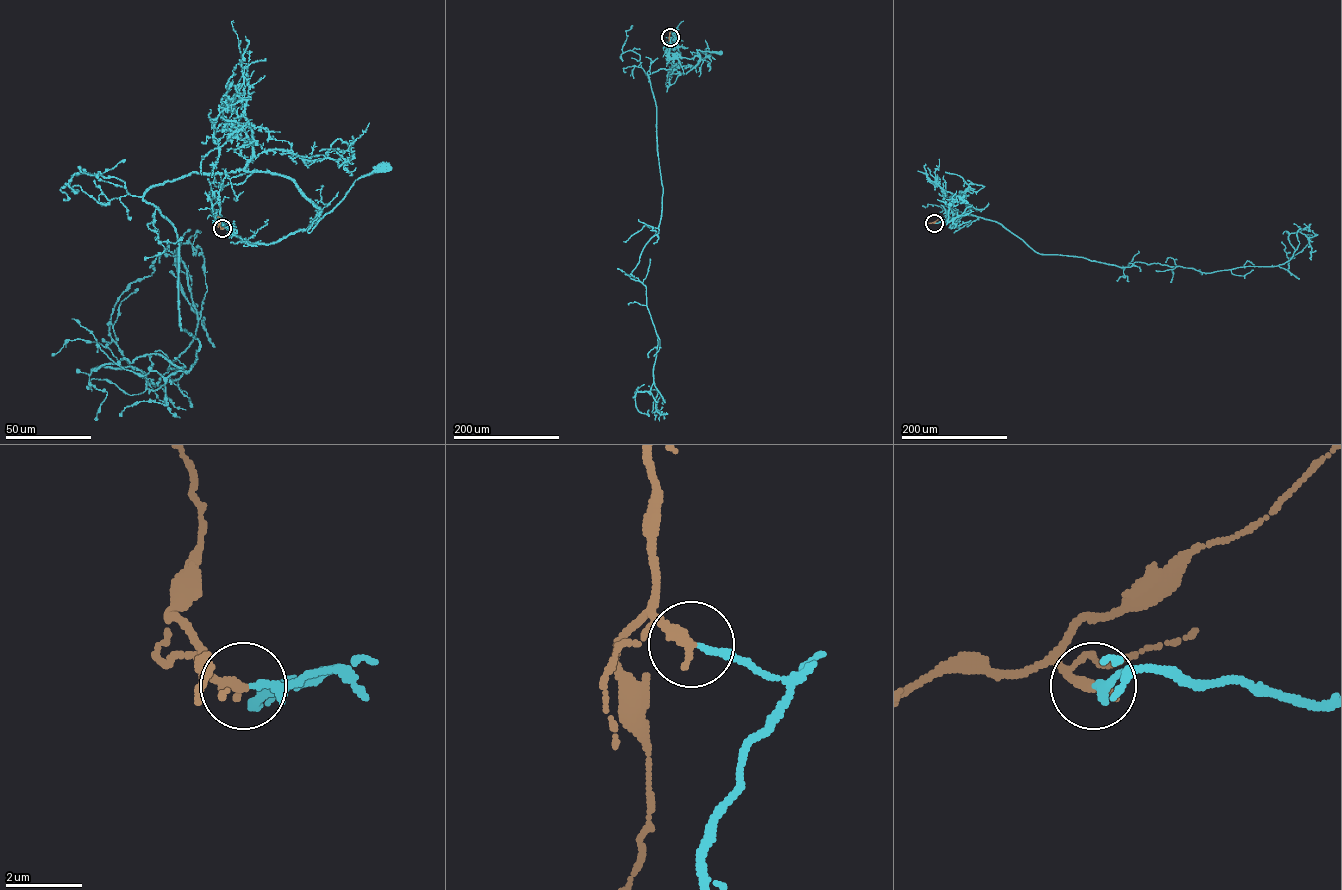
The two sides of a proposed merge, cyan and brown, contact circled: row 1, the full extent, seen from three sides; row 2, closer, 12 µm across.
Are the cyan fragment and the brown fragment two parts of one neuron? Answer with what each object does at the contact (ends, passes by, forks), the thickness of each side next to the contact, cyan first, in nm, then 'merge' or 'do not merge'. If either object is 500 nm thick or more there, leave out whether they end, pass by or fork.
cyan ends; brown ends; calibres 190 and 320 nm; merge

